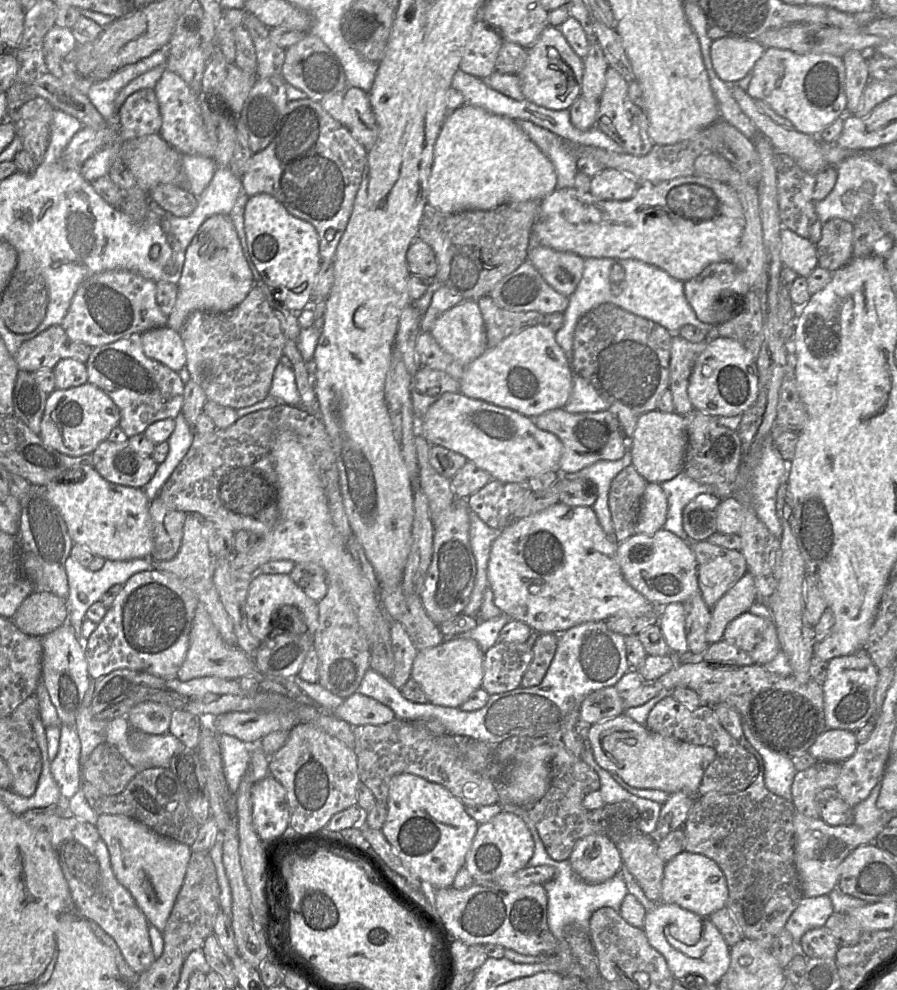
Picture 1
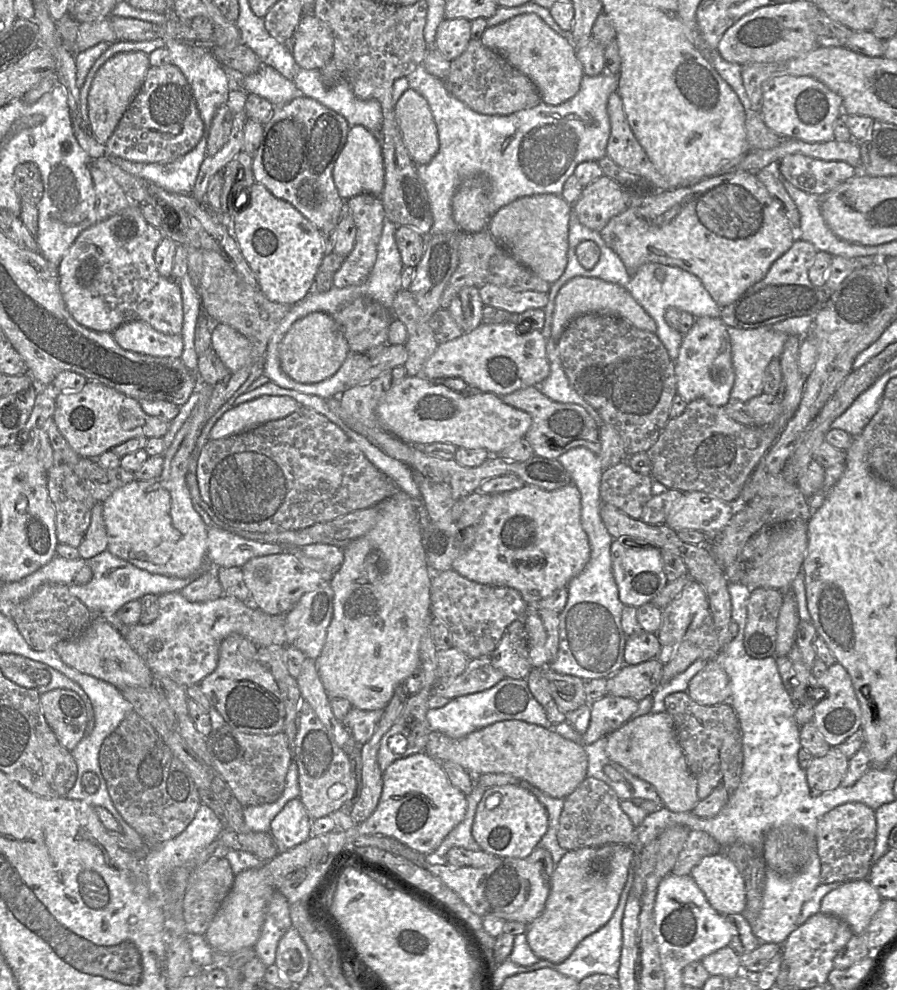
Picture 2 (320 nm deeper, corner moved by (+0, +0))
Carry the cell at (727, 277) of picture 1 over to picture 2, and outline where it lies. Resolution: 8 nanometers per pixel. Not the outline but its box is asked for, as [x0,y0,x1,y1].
[720,238,830,329]

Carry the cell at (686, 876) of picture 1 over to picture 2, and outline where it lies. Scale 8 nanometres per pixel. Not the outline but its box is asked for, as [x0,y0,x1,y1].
[690,852,746,916]

